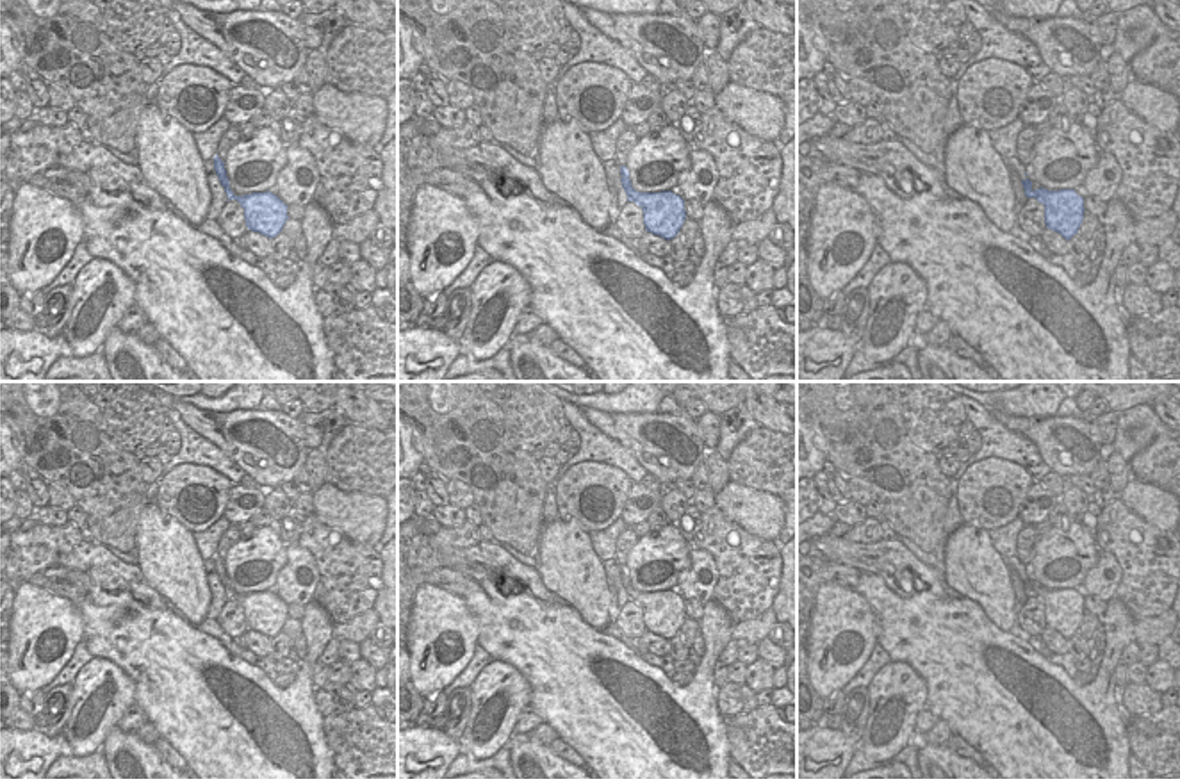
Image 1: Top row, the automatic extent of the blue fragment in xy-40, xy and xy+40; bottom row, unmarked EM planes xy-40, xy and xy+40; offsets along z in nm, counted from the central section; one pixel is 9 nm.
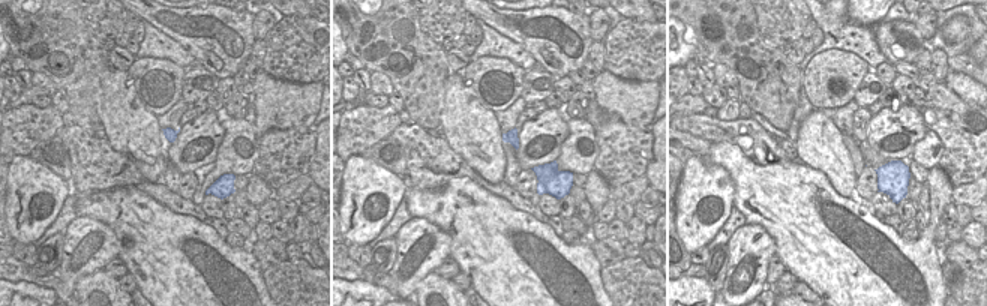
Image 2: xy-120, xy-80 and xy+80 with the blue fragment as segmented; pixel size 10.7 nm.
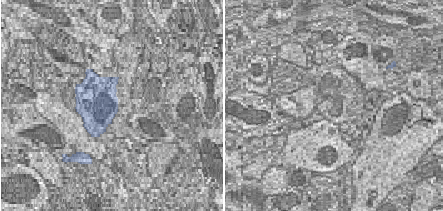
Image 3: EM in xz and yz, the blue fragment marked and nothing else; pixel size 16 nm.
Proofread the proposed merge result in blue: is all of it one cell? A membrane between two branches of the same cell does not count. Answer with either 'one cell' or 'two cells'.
one cell

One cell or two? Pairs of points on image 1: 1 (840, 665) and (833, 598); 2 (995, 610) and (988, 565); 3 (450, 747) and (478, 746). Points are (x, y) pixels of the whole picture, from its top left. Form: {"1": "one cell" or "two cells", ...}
{"1": "one cell", "2": "one cell", "3": "two cells"}

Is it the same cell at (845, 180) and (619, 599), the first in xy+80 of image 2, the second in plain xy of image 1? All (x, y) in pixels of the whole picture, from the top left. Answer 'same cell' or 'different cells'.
different cells

